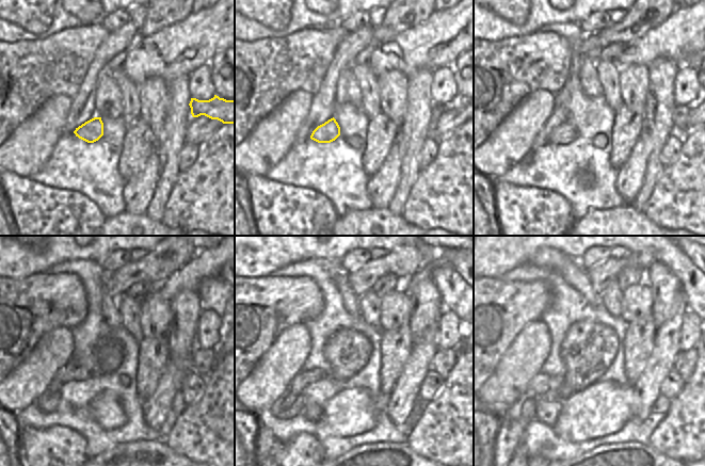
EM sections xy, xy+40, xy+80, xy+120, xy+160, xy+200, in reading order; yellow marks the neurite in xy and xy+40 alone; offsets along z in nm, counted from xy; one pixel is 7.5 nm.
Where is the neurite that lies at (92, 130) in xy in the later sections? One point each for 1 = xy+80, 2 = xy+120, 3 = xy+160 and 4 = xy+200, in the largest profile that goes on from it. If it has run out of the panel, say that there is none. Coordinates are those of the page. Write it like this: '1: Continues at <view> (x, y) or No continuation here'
1: Continues at xy+80 (565, 132)
2: Continues at xy+120 (70, 372)
3: Continues at xy+160 (303, 379)
4: Continues at xy+200 (541, 383)

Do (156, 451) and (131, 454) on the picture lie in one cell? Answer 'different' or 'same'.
same

